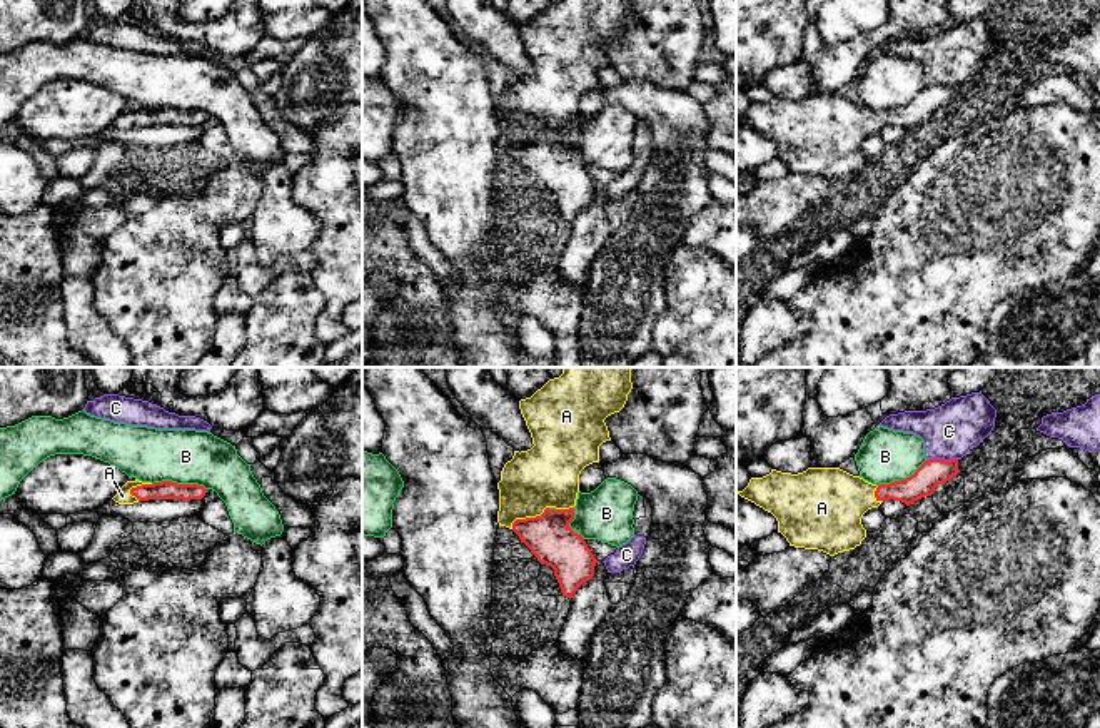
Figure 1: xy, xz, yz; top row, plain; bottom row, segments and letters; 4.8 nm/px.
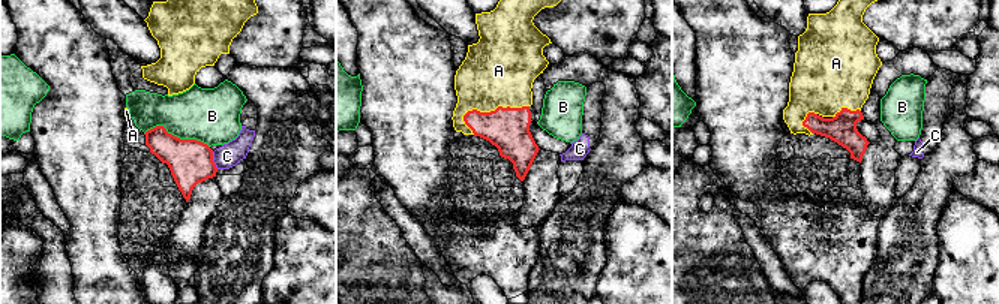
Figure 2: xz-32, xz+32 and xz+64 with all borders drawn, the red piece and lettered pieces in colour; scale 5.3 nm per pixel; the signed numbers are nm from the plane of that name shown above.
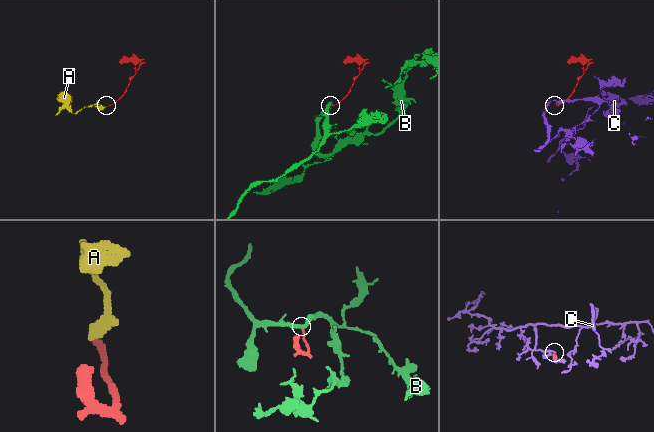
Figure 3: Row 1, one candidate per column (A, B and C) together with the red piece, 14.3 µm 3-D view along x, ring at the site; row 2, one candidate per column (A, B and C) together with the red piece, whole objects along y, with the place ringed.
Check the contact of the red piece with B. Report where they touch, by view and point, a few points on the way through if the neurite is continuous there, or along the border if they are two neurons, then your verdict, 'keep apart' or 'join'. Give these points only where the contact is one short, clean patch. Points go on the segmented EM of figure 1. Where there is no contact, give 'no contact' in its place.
xy (179, 485) | along xy (152, 483), (197, 483), (206, 490) | keep apart

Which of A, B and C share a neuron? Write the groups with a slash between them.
A / B / C

